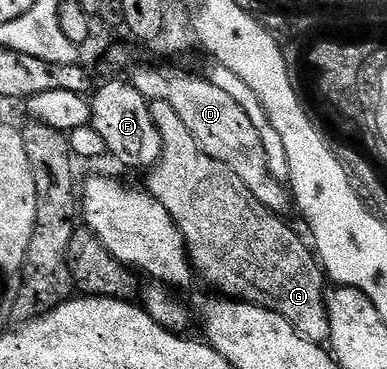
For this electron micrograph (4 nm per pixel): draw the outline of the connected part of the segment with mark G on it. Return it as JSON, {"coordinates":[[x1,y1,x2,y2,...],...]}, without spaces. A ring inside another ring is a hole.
{"coordinates":[[154,100,150,107,164,150,147,173,146,191,159,204,166,206,170,218,174,218,199,279,201,276,212,287,209,289,225,298,257,304,260,308,282,314,282,318,286,318,286,322,295,326,307,340,323,345,330,334,326,287,324,288,326,273,318,263,313,249,306,240,304,245,303,238,284,221,287,219,283,215,266,210,266,206,262,206,262,202,258,202,258,198,246,190,246,182,242,182,234,170,210,158,200,149,190,130,186,130,186,122,178,118,170,102]]}

